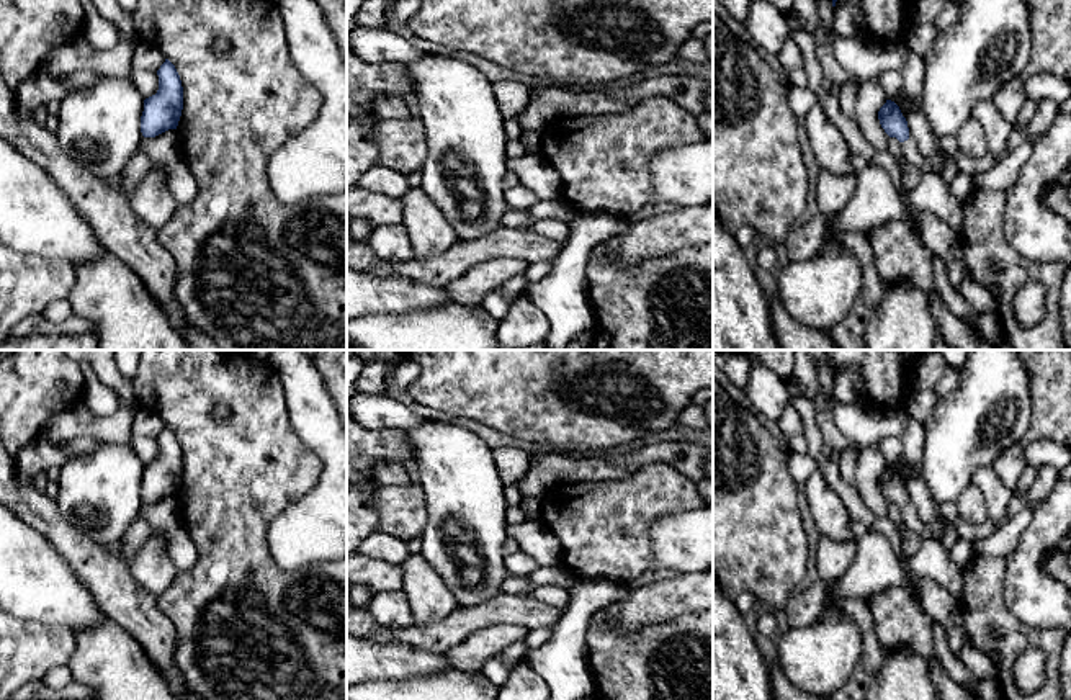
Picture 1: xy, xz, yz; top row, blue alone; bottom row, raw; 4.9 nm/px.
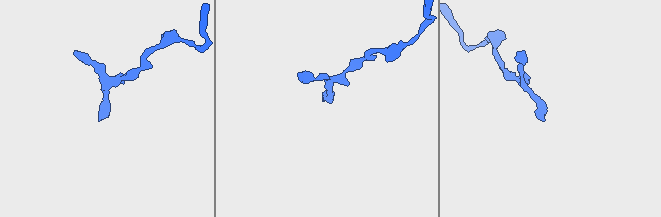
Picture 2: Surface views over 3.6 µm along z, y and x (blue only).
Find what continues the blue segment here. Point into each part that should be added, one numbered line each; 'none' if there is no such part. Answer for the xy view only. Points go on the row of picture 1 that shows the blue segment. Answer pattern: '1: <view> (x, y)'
none

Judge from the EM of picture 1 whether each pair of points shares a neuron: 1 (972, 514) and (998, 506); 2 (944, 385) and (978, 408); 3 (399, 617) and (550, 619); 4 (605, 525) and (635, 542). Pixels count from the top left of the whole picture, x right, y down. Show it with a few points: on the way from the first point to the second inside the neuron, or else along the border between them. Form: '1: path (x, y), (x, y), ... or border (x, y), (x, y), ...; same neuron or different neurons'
1: border (972, 483), (978, 488), (990, 517); different neurons
2: border (958, 370), (958, 383), (939, 398); different neurons
3: border (375, 619), (381, 627), (388, 628), (414, 625); different neurons
4: path (612, 532), (622, 542), (628, 542); same neuron

